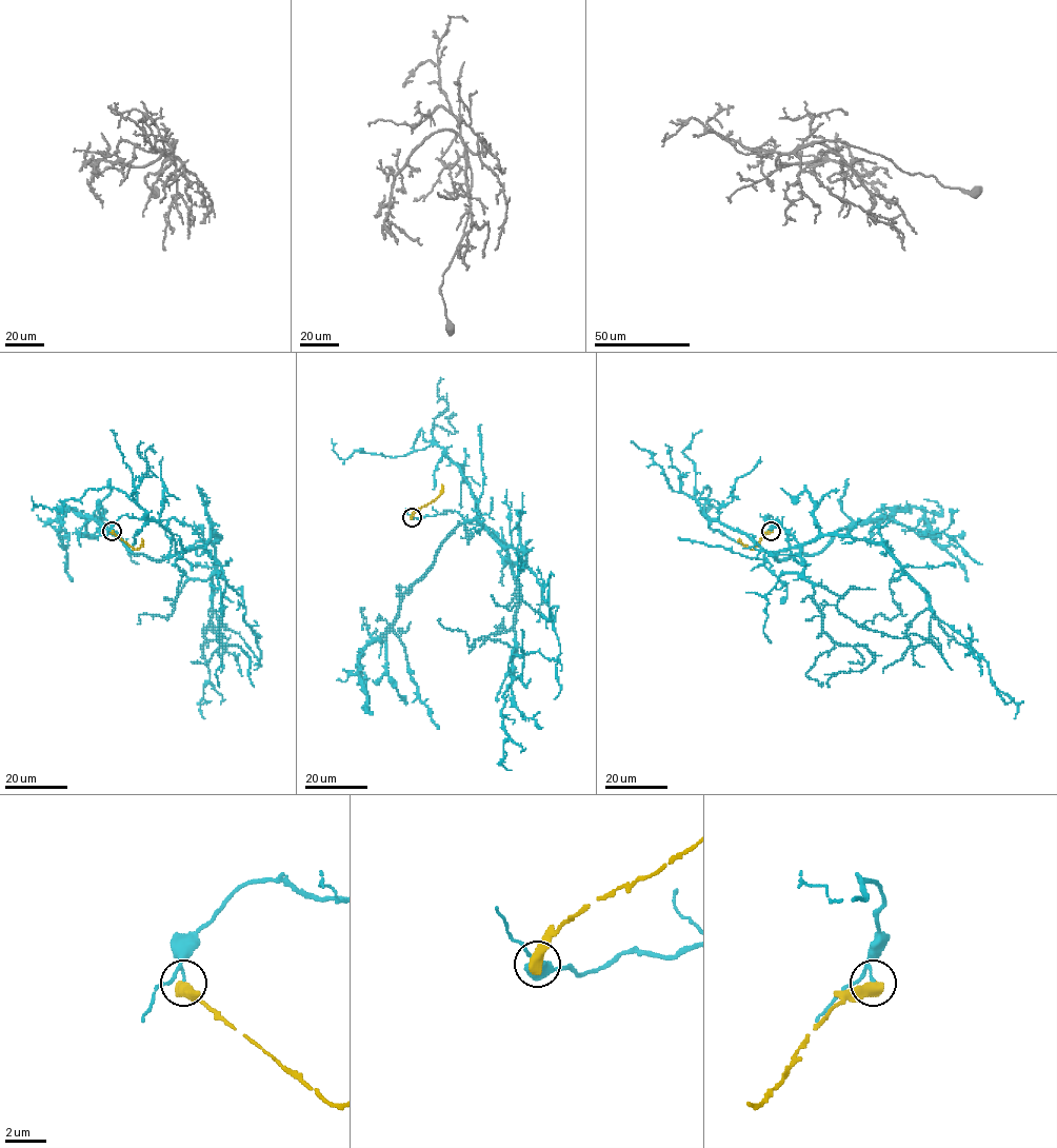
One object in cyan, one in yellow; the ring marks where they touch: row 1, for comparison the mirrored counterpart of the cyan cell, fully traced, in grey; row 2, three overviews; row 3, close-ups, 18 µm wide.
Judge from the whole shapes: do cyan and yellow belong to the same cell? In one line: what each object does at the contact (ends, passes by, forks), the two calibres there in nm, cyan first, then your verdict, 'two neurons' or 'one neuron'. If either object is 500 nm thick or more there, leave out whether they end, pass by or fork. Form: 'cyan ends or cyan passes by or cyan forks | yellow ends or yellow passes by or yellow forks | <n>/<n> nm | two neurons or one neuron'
100/600 nm | two neurons

